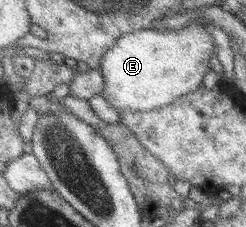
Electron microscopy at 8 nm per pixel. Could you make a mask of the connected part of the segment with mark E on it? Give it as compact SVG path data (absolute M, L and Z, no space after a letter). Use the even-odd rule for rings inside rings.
M190 22L176 31L148 28L118 36L97 65L102 74L99 95L116 113L144 113L170 105L175 98L192 92L210 70L208 60L214 54L207 31L200 24Z

